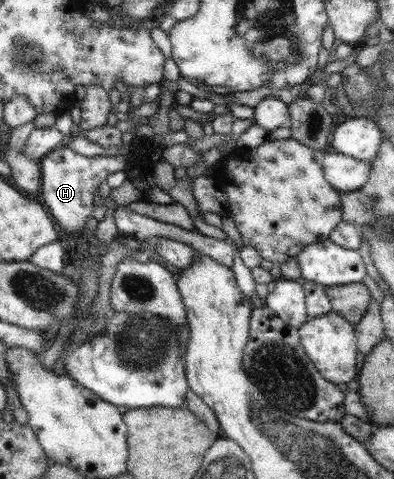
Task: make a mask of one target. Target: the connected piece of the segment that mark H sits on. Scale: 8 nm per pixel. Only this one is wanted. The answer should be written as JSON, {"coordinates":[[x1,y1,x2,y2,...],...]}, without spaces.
{"coordinates":[[64,146,53,149,41,159,39,196,66,239,68,234,77,234,77,232,81,234,81,230,85,228,85,220,91,216,95,208,93,192,109,174,123,171,126,163,125,156,121,154,85,157,79,156,79,152,77,154,71,152,70,148]]}

